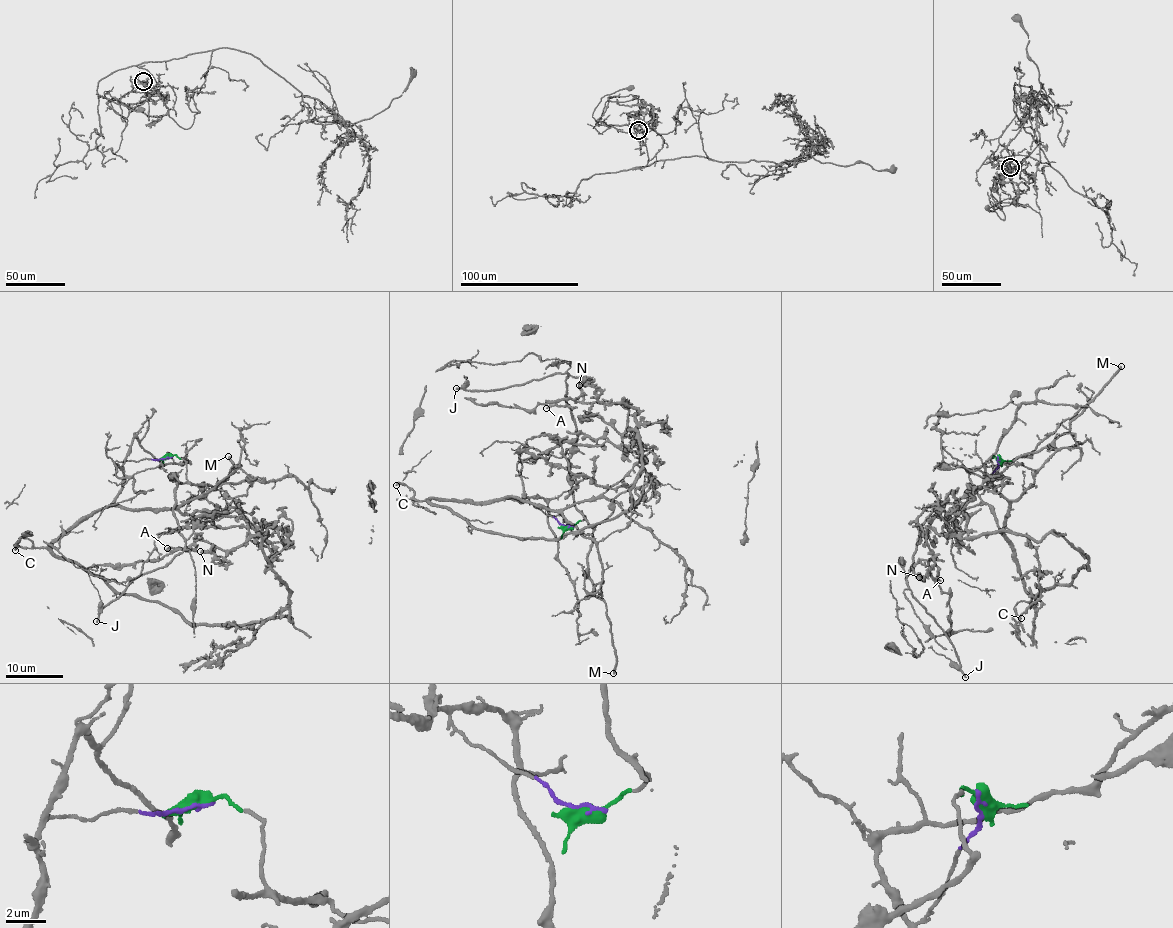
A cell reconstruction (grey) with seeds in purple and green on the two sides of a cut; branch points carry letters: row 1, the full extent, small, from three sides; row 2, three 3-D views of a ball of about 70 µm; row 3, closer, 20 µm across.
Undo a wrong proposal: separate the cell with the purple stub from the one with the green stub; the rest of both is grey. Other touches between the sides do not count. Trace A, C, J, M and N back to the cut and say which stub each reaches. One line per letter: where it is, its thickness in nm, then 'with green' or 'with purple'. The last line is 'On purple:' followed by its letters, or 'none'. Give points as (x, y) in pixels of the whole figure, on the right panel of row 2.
A: (940, 580) | 220 nm | with purple
C: (1021, 618) | 240 nm | with purple
J: (965, 677) | 240 nm | with green
M: (1121, 366) | 280 nm | with green
N: (919, 577) | 320 nm | with purple
On purple: A, C, N

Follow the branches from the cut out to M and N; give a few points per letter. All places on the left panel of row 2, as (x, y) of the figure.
M: (166, 457), (186, 462), (186, 476), (204, 488), (224, 483), (234, 465), (229, 457)
N: (166, 457), (123, 462), (111, 505), (51, 550), (190, 622), (290, 620), (260, 536), (221, 565), (200, 550)

